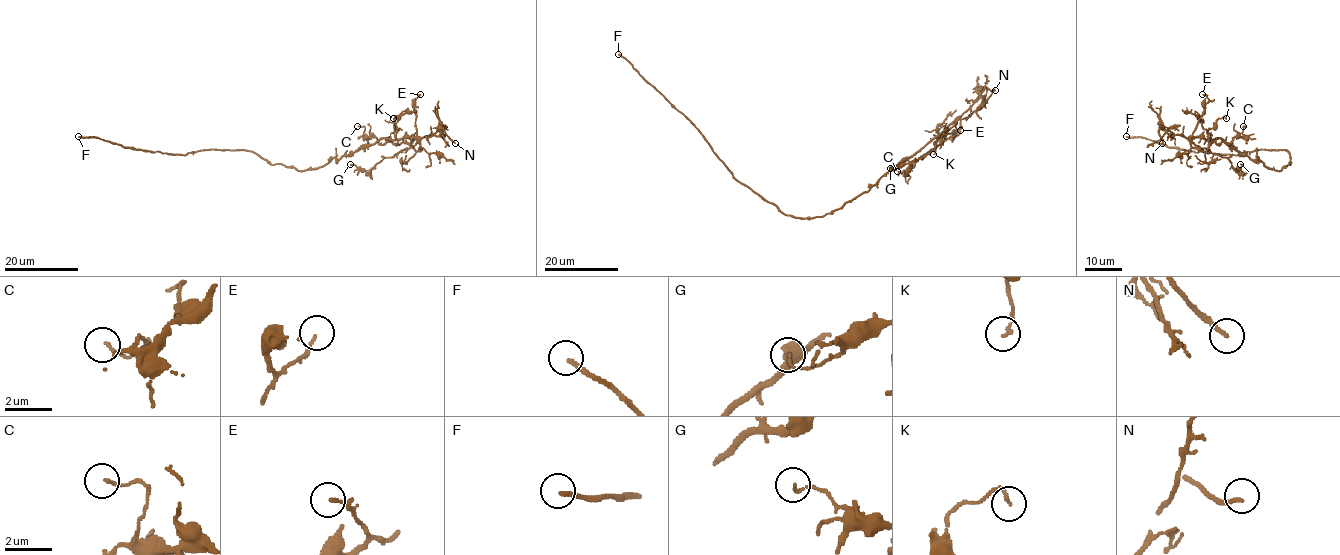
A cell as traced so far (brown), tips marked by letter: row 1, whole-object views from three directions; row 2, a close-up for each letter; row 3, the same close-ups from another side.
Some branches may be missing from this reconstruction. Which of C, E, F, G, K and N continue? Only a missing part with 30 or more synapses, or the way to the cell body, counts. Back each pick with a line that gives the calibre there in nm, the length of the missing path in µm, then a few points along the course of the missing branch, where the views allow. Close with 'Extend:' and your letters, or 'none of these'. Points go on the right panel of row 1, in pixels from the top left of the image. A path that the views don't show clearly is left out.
F: Thickness 190 nm. Missing length about 70 µm
N: Thickness 180 nm. Missing length about 30 µm. Course of what is missing: (1162, 143), (1194, 114), (1215, 130), (1225, 134)
Extend: F, N

